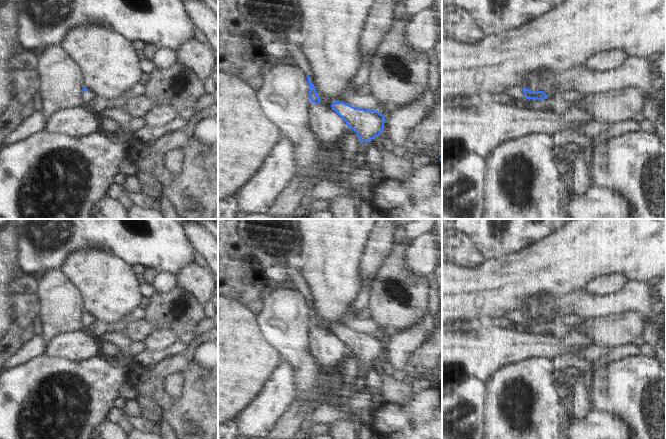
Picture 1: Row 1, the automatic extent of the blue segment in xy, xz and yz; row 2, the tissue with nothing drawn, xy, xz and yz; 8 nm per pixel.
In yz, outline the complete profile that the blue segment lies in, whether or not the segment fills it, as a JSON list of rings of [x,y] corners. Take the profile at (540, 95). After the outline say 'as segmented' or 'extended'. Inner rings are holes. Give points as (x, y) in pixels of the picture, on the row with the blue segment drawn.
[[[512,87],[509,88],[506,93],[510,96],[511,99],[533,99],[533,100],[544,100],[547,99],[548,96],[543,91],[532,92],[527,88],[520,87]]]; extended

